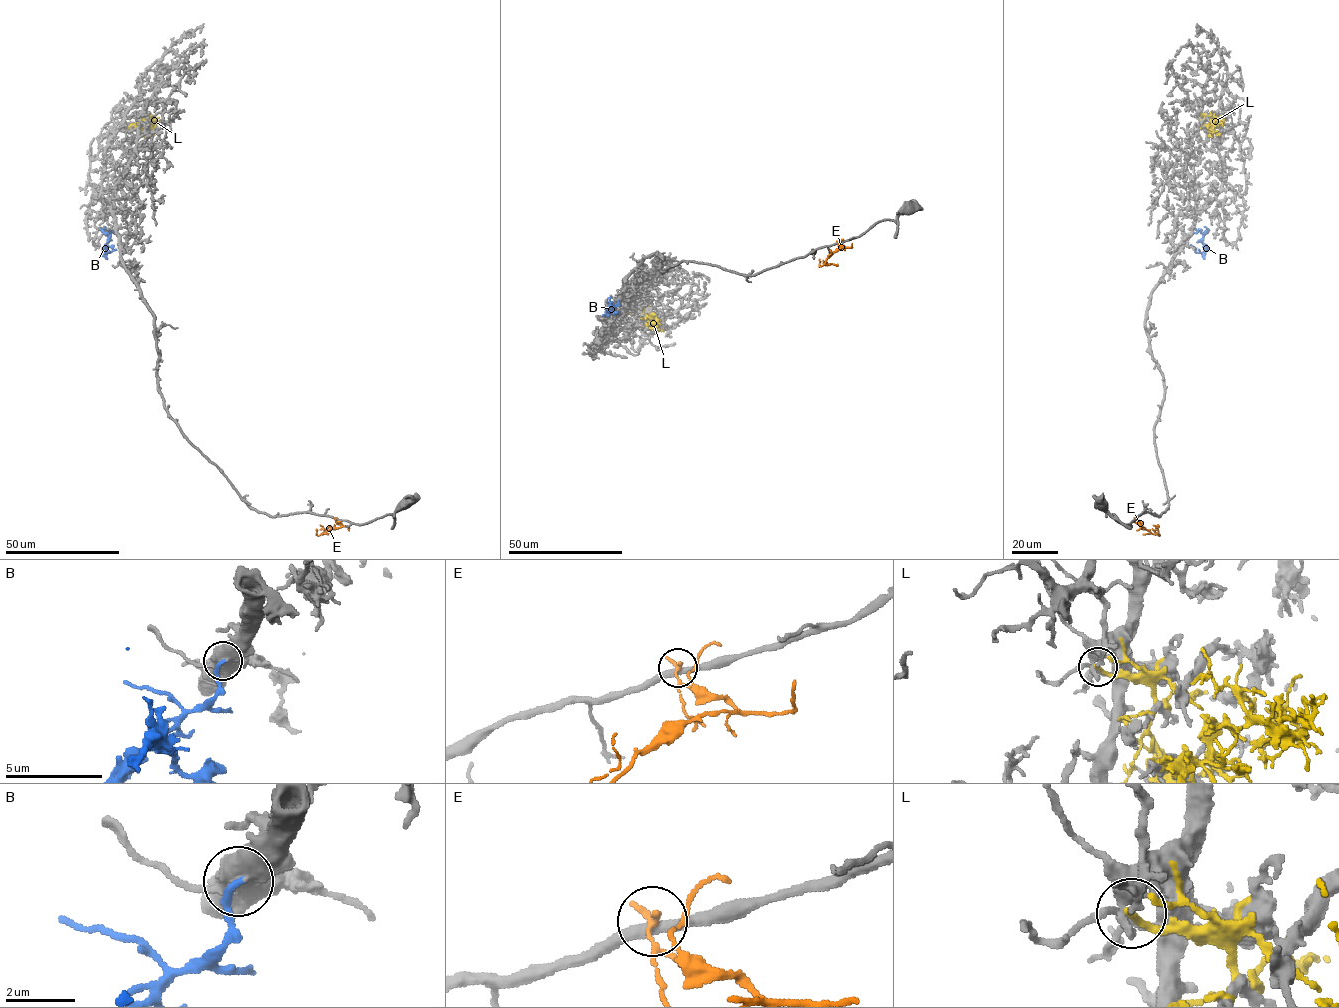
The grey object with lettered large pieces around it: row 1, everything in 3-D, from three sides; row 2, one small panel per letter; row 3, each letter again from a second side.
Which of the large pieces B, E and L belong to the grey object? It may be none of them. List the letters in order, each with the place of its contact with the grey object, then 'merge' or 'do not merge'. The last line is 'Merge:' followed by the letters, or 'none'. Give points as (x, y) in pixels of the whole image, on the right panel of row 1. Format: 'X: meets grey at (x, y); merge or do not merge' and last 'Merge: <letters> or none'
B: meets grey at (1192, 234); merge
E: meets grey at (1135, 518); do not merge
L: meets grey at (1197, 114); do not merge
Merge: B

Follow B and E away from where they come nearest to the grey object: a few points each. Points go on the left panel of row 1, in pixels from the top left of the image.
B: (116, 233), (108, 233), (107, 252), (104, 244)
E: (335, 518), (342, 525), (322, 533), (334, 525)

